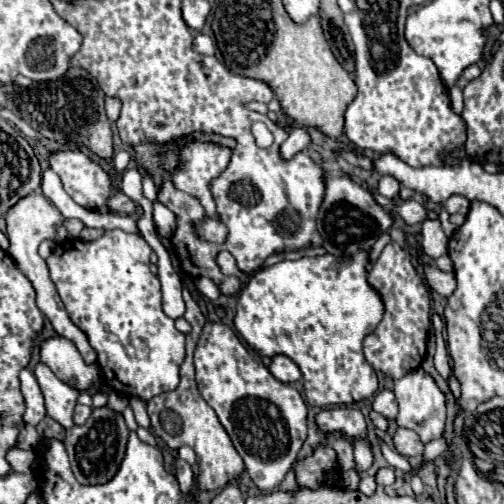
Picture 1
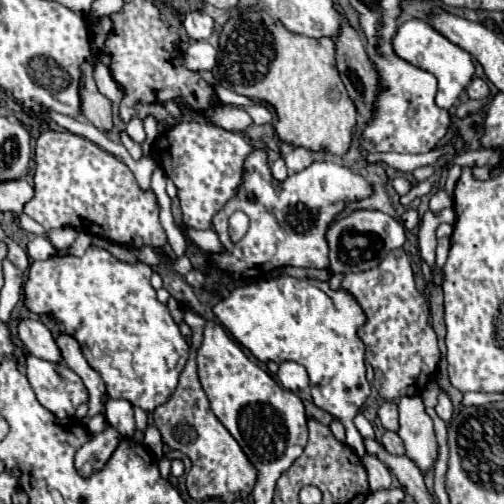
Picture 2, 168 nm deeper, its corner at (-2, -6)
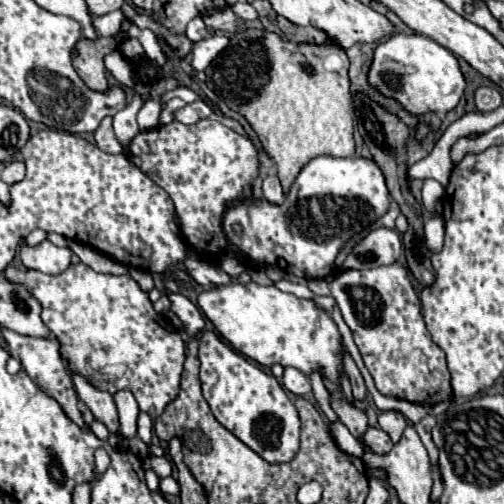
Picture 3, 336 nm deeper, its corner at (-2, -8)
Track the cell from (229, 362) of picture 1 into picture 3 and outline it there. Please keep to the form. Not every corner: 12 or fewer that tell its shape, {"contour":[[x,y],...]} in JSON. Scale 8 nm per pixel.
{"contour":[[214,332],[200,382],[214,418],[270,464],[300,444],[292,400]]}

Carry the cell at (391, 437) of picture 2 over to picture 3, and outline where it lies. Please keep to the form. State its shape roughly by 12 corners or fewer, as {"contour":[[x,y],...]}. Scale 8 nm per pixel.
{"contour":[[366,428],[362,444],[374,454],[386,454],[394,446],[384,430]]}

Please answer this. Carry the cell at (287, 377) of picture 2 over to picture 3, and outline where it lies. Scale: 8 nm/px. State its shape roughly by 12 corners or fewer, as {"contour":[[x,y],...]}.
{"contour":[[286,368],[282,384],[296,396],[308,394],[310,380],[296,368]]}

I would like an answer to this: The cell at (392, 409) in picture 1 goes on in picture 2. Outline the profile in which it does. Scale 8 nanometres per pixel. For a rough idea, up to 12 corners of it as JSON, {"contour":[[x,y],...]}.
{"contour":[[384,402],[378,418],[386,430],[398,430],[396,402]]}

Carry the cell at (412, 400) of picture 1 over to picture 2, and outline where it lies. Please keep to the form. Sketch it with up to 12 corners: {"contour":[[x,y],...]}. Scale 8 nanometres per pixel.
{"contour":[[404,396],[400,438],[426,472],[438,456],[422,396]]}

